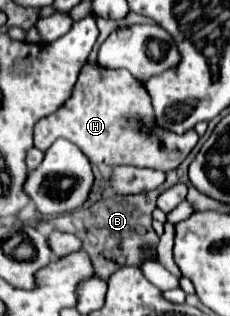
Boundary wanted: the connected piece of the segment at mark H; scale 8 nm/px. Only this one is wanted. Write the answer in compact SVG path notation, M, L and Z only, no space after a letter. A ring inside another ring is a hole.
M85 62L71 98L57 112L41 118L35 124L35 148L41 152L45 152L57 138L67 138L77 144L97 168L129 164L169 172L185 160L185 156L197 144L199 134L195 130L173 134L171 130L159 126L149 92L145 90L143 82L139 82L127 70Z

